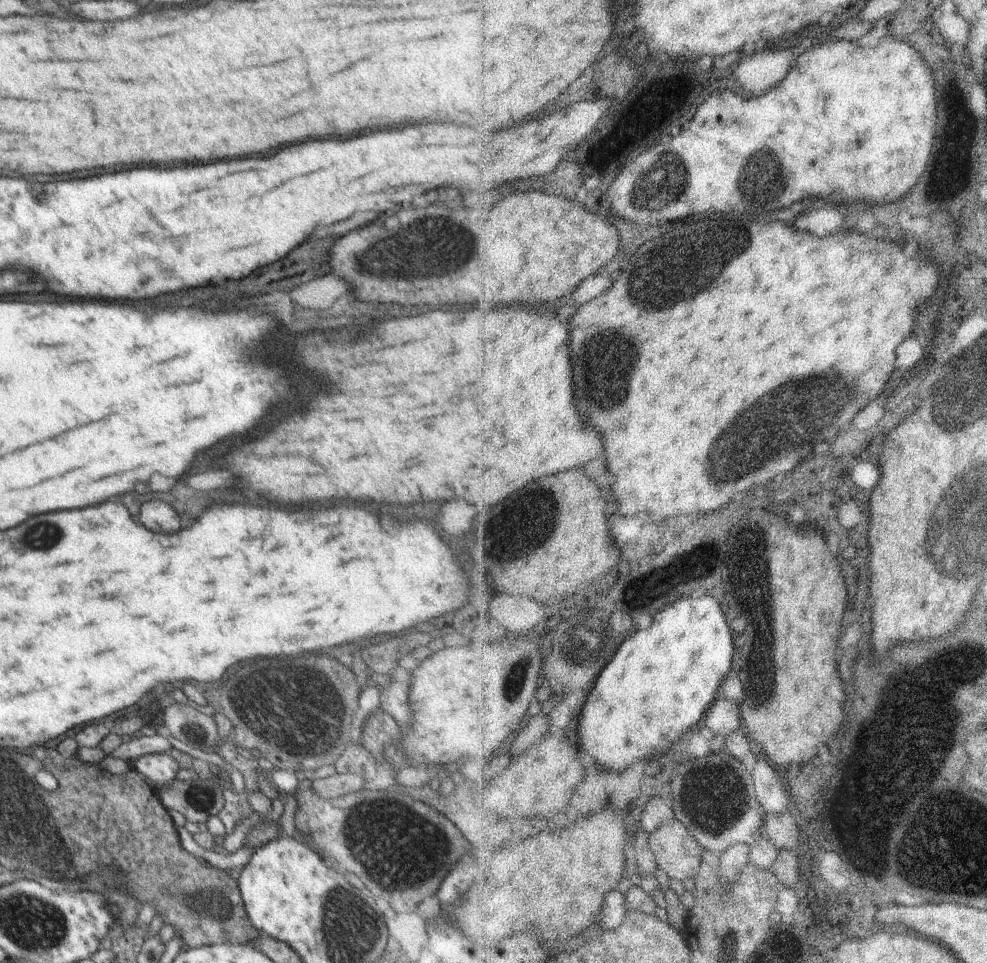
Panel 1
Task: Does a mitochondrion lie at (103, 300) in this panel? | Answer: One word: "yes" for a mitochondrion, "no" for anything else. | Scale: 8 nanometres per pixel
no

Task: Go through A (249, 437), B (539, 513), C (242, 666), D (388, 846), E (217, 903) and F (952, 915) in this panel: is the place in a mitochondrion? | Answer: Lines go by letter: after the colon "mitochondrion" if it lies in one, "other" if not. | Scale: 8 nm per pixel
A: other
B: mitochondrion
C: mitochondrion
D: mitochondrion
E: mitochondrion
F: other

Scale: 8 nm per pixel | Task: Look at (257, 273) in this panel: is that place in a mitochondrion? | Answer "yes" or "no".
no

